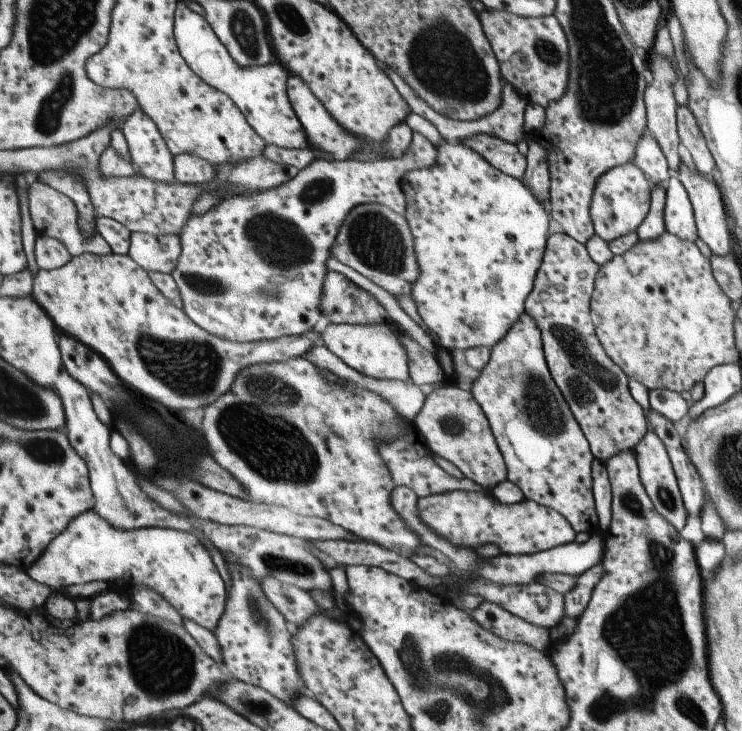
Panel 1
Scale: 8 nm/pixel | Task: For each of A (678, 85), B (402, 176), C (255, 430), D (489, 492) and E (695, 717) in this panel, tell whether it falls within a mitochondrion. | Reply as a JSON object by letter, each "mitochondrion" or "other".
{"A":"other","B":"other","C":"mitochondrion","D":"other","E":"mitochondrion"}

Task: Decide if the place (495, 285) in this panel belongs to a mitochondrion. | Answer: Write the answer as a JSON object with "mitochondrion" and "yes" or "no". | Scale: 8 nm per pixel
{"mitochondrion":"yes"}

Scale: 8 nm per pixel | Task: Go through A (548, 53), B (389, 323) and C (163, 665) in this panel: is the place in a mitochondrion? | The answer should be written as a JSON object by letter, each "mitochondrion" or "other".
{"A":"mitochondrion","B":"other","C":"mitochondrion"}

